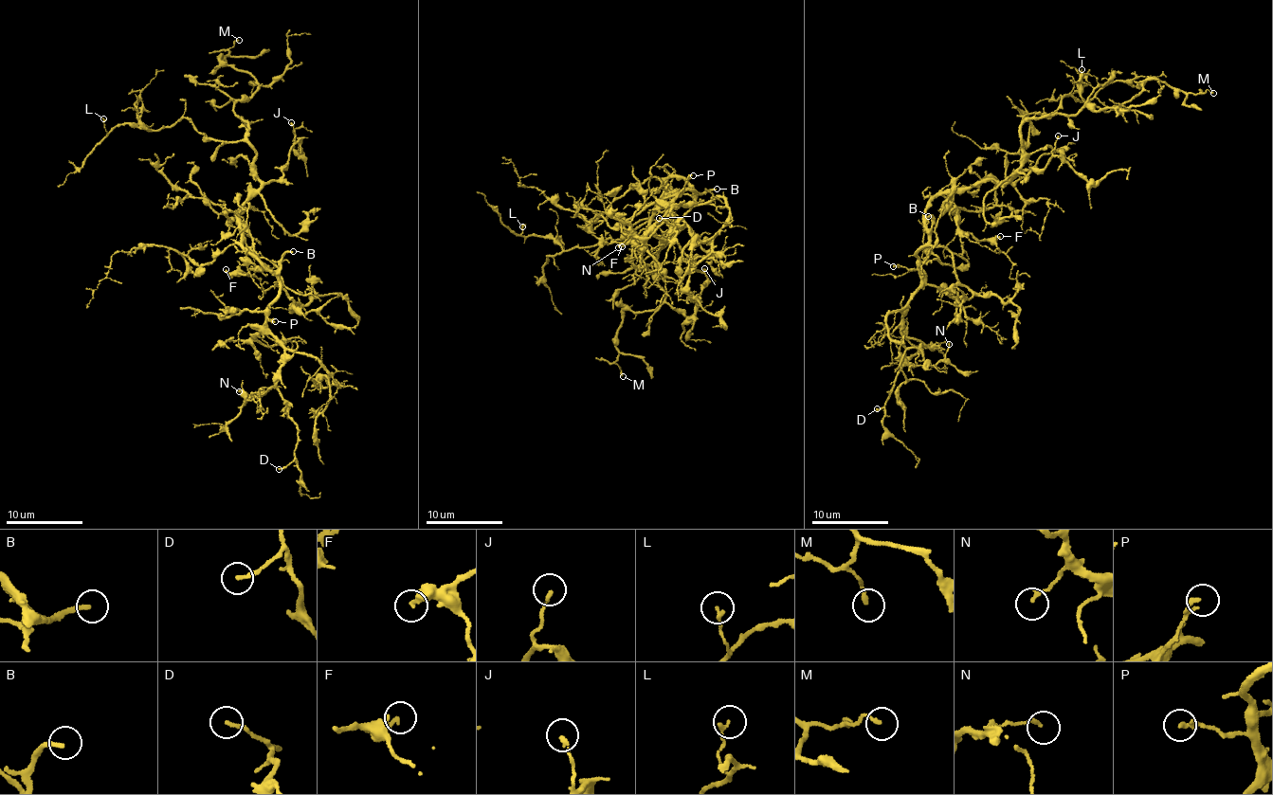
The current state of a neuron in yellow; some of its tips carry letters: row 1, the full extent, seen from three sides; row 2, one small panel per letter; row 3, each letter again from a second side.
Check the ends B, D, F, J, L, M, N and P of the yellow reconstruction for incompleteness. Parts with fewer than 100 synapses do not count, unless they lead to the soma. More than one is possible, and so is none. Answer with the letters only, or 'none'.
B

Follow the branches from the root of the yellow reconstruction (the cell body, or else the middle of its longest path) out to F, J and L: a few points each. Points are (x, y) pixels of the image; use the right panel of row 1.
F: (967, 187), (954, 189), (949, 196), (956, 209), (958, 227), (979, 241), (1000, 236)
J: (967, 187), (990, 180), (1005, 183), (1019, 172), (1026, 176), (1038, 171), (1053, 154), (1058, 135)
L: (967, 187), (1009, 180), (1022, 155), (1023, 117), (1027, 113), (1052, 113), (1067, 95), (1082, 101), (1082, 69)

